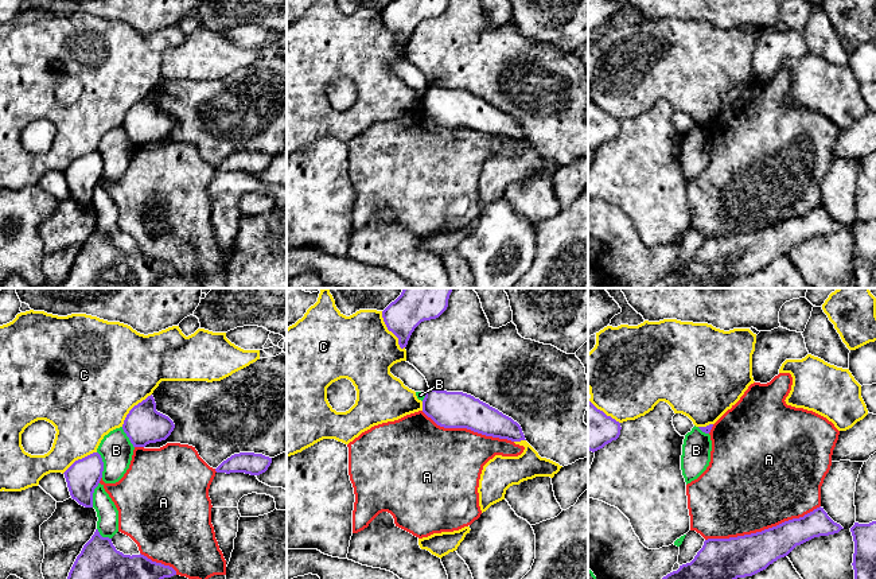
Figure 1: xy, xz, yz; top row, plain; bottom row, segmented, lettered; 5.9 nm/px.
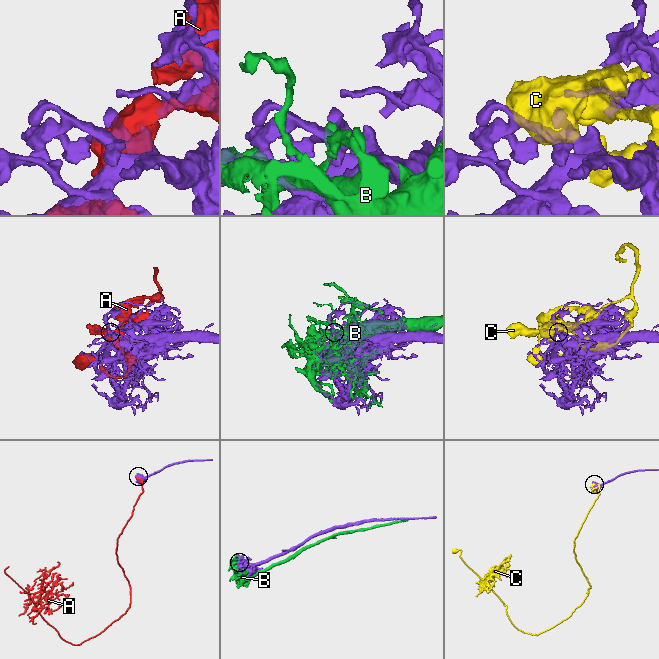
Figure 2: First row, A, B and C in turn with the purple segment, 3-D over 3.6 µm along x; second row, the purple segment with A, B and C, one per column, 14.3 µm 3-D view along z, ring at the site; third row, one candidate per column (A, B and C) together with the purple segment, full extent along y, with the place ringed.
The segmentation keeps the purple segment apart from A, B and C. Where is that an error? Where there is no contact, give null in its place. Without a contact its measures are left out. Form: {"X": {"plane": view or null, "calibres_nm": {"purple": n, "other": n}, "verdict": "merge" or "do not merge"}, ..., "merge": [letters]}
{"A": {"plane": "yz", "calibres_nm": {"purple": 240, "other": 500}, "verdict": "do not merge"}, "B": {"plane": "xy", "calibres_nm": {"purple": 200, "other": 200}, "verdict": "do not merge"}, "C": {"plane": "xz", "calibres_nm": {"purple": 200, "other": 400}, "verdict": "do not merge"}, "merge": []}

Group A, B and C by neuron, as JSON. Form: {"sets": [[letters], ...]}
{"sets": [["A"], ["B"], ["C"]]}

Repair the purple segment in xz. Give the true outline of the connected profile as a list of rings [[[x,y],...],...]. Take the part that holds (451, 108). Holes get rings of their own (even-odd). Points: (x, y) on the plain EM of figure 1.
[[[428,88],[423,98],[423,110],[444,127],[467,127],[511,140],[526,139],[517,120],[463,90]]]

